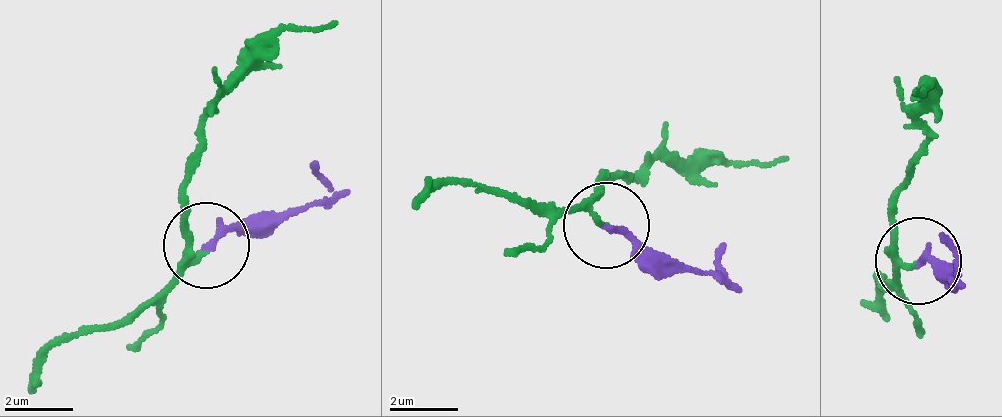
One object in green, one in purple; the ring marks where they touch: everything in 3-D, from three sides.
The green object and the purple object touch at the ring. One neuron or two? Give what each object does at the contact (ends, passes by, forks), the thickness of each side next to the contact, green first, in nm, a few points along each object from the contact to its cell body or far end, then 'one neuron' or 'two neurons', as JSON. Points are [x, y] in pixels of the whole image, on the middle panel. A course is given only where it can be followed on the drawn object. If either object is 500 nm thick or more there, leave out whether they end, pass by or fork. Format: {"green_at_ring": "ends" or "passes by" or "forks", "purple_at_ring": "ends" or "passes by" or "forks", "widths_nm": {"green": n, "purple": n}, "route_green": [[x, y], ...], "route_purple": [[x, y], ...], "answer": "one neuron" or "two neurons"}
{"green_at_ring": "passes by", "purple_at_ring": "ends", "widths_nm": {"green": 110, "purple": 200}, "route_green": [[607, 226], [592, 197], [608, 169], [632, 172], [685, 155], [737, 165], [792, 155]], "route_purple": [[609, 223], [669, 256], [719, 277], [719, 246]], "answer": "one neuron"}

